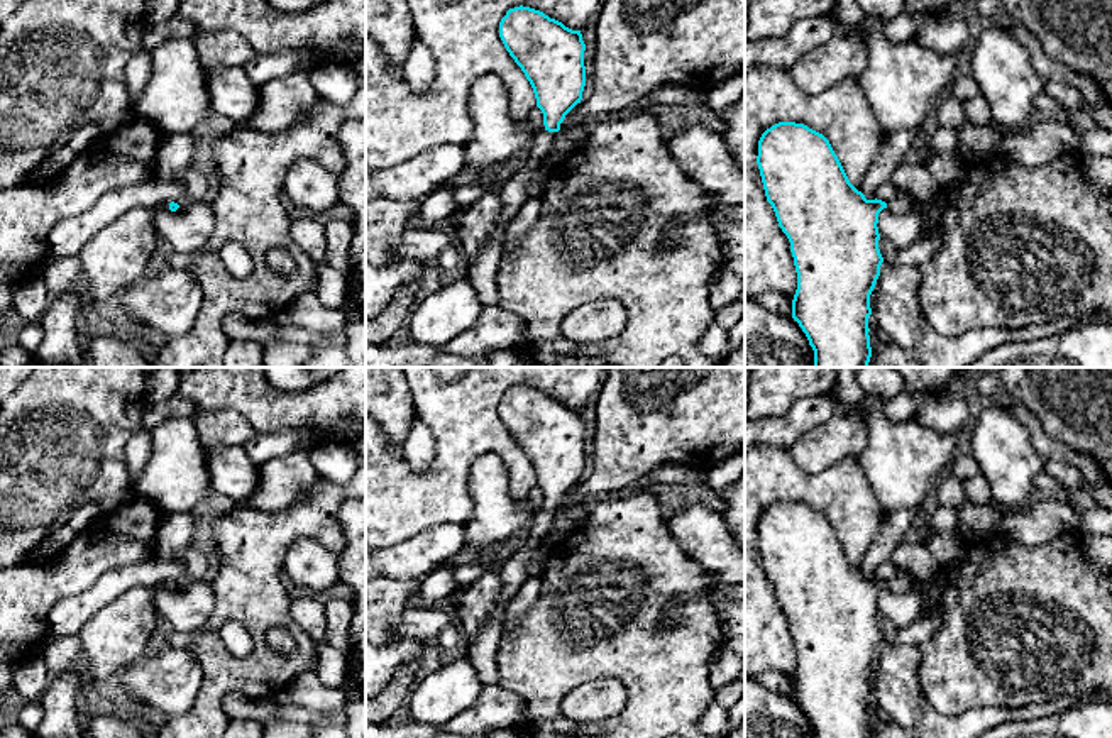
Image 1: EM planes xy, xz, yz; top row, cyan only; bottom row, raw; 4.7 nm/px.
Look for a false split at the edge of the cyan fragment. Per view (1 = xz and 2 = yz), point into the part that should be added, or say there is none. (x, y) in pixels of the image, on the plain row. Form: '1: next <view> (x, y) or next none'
1: next xz (483, 652)
2: next yz (901, 583)

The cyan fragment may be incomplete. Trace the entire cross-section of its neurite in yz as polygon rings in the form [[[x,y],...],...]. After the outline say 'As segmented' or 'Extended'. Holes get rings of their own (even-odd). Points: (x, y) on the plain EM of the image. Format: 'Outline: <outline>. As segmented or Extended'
Outline: [[[779,501],[767,508],[758,520],[757,543],[767,581],[772,584],[779,606],[790,621],[797,652],[792,697],[806,713],[809,724],[814,730],[814,738],[870,738],[870,674],[884,642],[878,628],[878,592],[884,587],[889,587],[892,592],[906,592],[921,587],[921,584],[904,572],[899,572],[887,582],[877,577],[867,579],[865,574],[850,562],[829,520],[804,503]]]. Extended

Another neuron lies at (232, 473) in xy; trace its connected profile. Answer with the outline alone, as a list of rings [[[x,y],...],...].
[[[230,445],[217,452],[203,450],[210,487],[244,506],[259,486],[259,467],[249,459],[242,445]]]

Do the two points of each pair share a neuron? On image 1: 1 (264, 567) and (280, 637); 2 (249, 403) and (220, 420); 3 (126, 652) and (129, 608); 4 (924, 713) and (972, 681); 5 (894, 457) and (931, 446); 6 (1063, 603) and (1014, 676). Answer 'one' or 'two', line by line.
1: two
2: two
3: one
4: two
5: one
6: one

